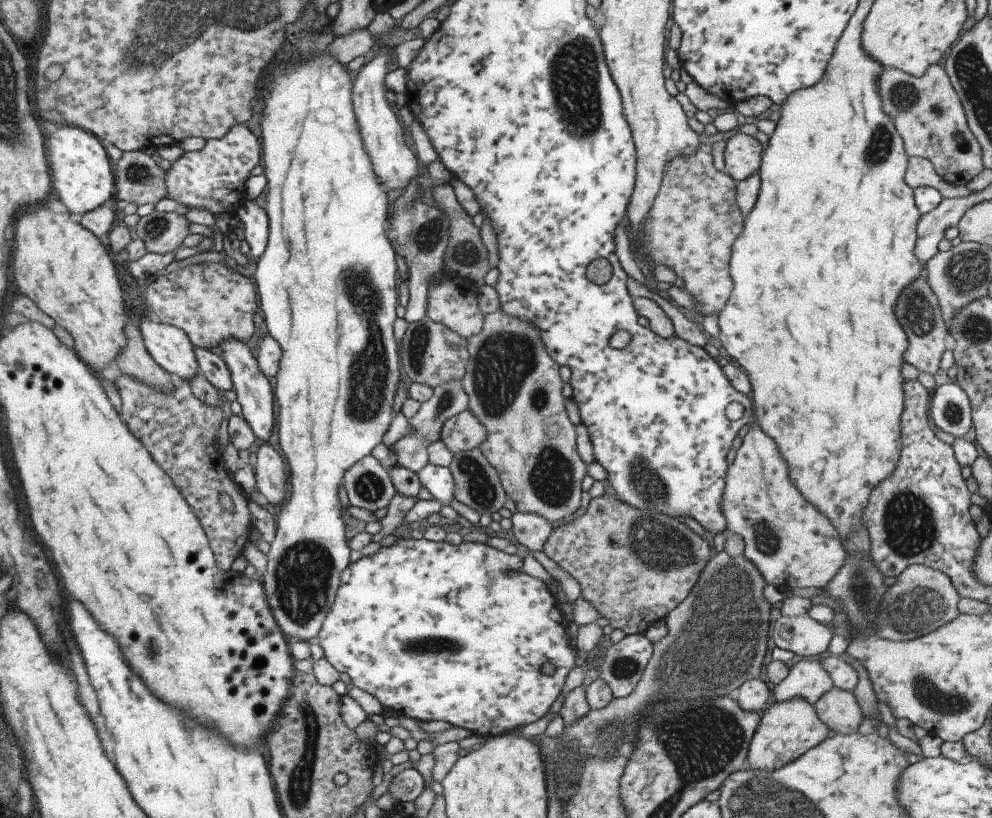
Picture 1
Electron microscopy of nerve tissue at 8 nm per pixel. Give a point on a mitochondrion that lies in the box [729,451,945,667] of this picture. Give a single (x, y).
(910, 530)

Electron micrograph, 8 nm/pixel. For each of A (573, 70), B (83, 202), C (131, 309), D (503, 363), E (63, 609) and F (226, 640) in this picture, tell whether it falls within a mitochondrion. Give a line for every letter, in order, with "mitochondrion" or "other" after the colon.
A: mitochondrion
B: other
C: other
D: mitochondrion
E: other
F: other

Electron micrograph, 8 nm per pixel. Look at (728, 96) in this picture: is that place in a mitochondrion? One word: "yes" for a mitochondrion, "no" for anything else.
no

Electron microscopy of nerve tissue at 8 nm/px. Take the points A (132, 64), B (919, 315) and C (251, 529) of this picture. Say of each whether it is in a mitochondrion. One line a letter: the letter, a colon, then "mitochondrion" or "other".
A: mitochondrion
B: mitochondrion
C: other

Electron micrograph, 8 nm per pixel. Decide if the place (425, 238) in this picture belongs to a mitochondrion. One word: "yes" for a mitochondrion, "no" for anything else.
yes

